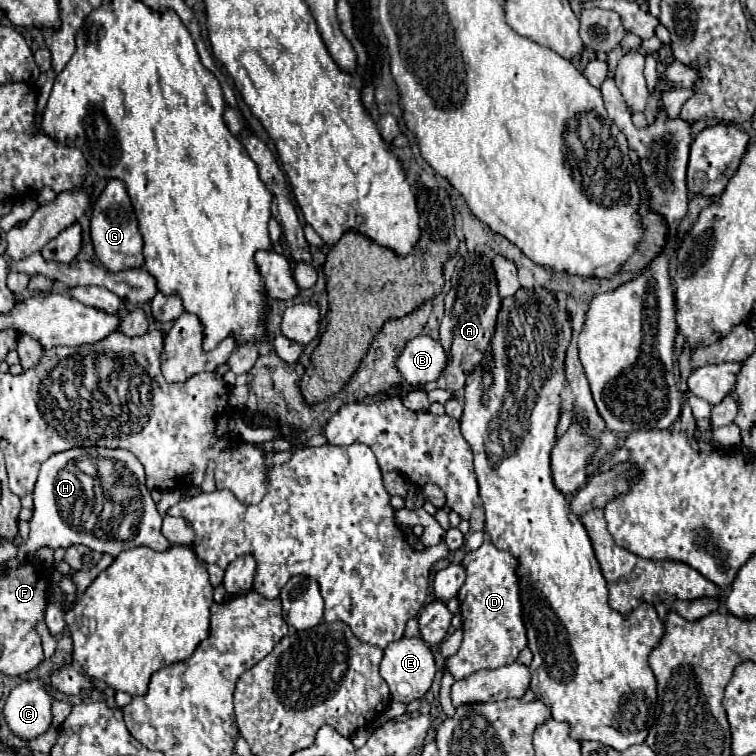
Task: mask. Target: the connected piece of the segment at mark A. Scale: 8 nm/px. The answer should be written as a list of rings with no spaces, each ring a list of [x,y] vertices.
[[[470,253],[468,257],[462,257],[456,263],[454,275],[452,275],[452,287],[448,295],[444,297],[446,313],[440,323],[440,343],[446,345],[448,353],[448,365],[444,373],[438,377],[438,381],[427,383],[424,386],[426,392],[435,389],[446,389],[450,393],[460,393],[466,385],[466,379],[474,367],[482,363],[486,357],[488,343],[494,335],[496,327],[496,315],[500,309],[500,295],[496,287],[496,277],[492,269],[492,261],[484,255]]]

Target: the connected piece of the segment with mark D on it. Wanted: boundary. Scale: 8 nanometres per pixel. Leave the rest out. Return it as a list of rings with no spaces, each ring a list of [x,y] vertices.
[[[486,541],[480,549],[466,553],[464,567],[468,577],[458,591],[464,639],[458,653],[446,661],[446,669],[452,671],[456,681],[480,669],[496,669],[514,663],[518,653],[528,645],[522,623],[518,577],[514,573],[516,559]]]

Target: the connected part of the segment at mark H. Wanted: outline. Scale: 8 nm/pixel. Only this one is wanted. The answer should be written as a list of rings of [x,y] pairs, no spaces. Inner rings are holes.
[[[76,447],[68,451],[54,453],[48,457],[42,467],[40,475],[34,487],[34,515],[30,519],[30,537],[26,543],[20,543],[20,549],[16,553],[16,561],[30,561],[34,551],[40,547],[52,547],[52,549],[68,549],[72,545],[84,545],[98,553],[108,553],[116,557],[120,551],[128,547],[150,547],[154,551],[166,551],[170,547],[170,541],[160,533],[162,515],[156,509],[156,503],[150,497],[150,491],[144,485],[144,467],[142,463],[126,449],[104,449],[104,447]],[[114,489],[118,489],[118,499],[114,497],[114,509],[112,517],[104,521],[100,517],[102,499],[104,495],[112,495]]]

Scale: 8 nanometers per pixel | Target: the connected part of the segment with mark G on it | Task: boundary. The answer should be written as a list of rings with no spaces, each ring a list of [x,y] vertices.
[[[110,179],[104,191],[100,193],[100,197],[96,199],[92,207],[92,219],[90,219],[90,237],[92,237],[96,257],[108,271],[122,271],[130,267],[140,267],[144,263],[144,255],[142,255],[144,241],[138,231],[138,221],[130,197],[126,193],[124,181]]]

